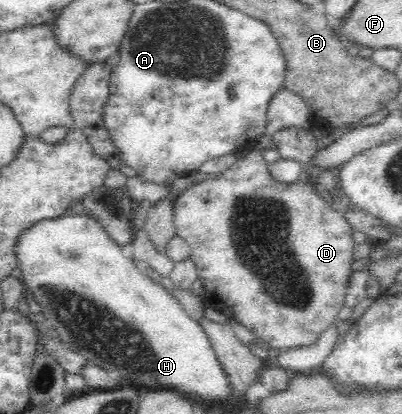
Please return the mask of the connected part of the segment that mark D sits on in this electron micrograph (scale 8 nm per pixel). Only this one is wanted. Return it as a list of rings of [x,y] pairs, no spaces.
[[[253,150],[243,158],[239,158],[227,169],[200,183],[195,183],[188,187],[174,201],[176,235],[183,236],[183,239],[191,246],[190,260],[196,265],[196,272],[203,285],[203,297],[207,305],[222,312],[229,319],[241,323],[247,331],[258,336],[272,346],[271,353],[294,349],[314,343],[335,321],[341,309],[345,306],[347,299],[347,288],[350,284],[350,277],[355,273],[353,266],[353,249],[357,244],[353,240],[353,233],[356,228],[348,219],[345,211],[341,211],[337,202],[325,199],[323,195],[317,193],[314,178],[302,178],[298,181],[282,181],[275,179],[274,172],[270,168],[270,163],[264,158],[262,150]]]

